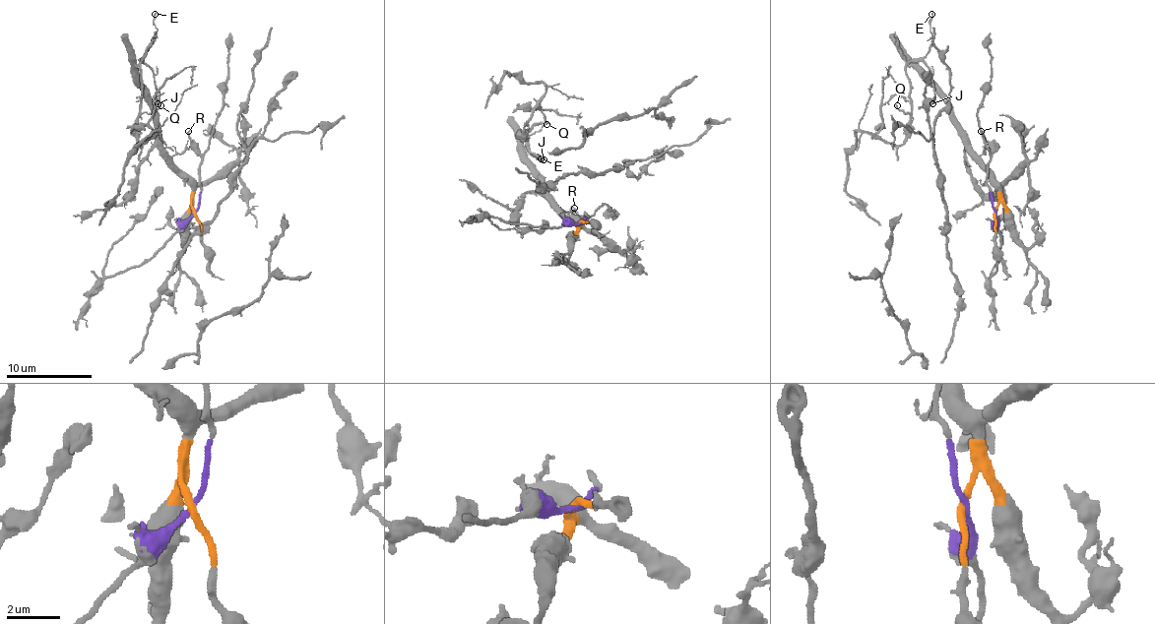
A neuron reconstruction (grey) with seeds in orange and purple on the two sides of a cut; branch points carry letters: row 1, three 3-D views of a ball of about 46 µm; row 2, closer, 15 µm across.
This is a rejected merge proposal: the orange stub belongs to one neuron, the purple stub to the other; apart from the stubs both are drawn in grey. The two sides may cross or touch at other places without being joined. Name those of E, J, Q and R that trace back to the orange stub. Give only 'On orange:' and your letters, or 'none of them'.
On orange: E, J, Q

